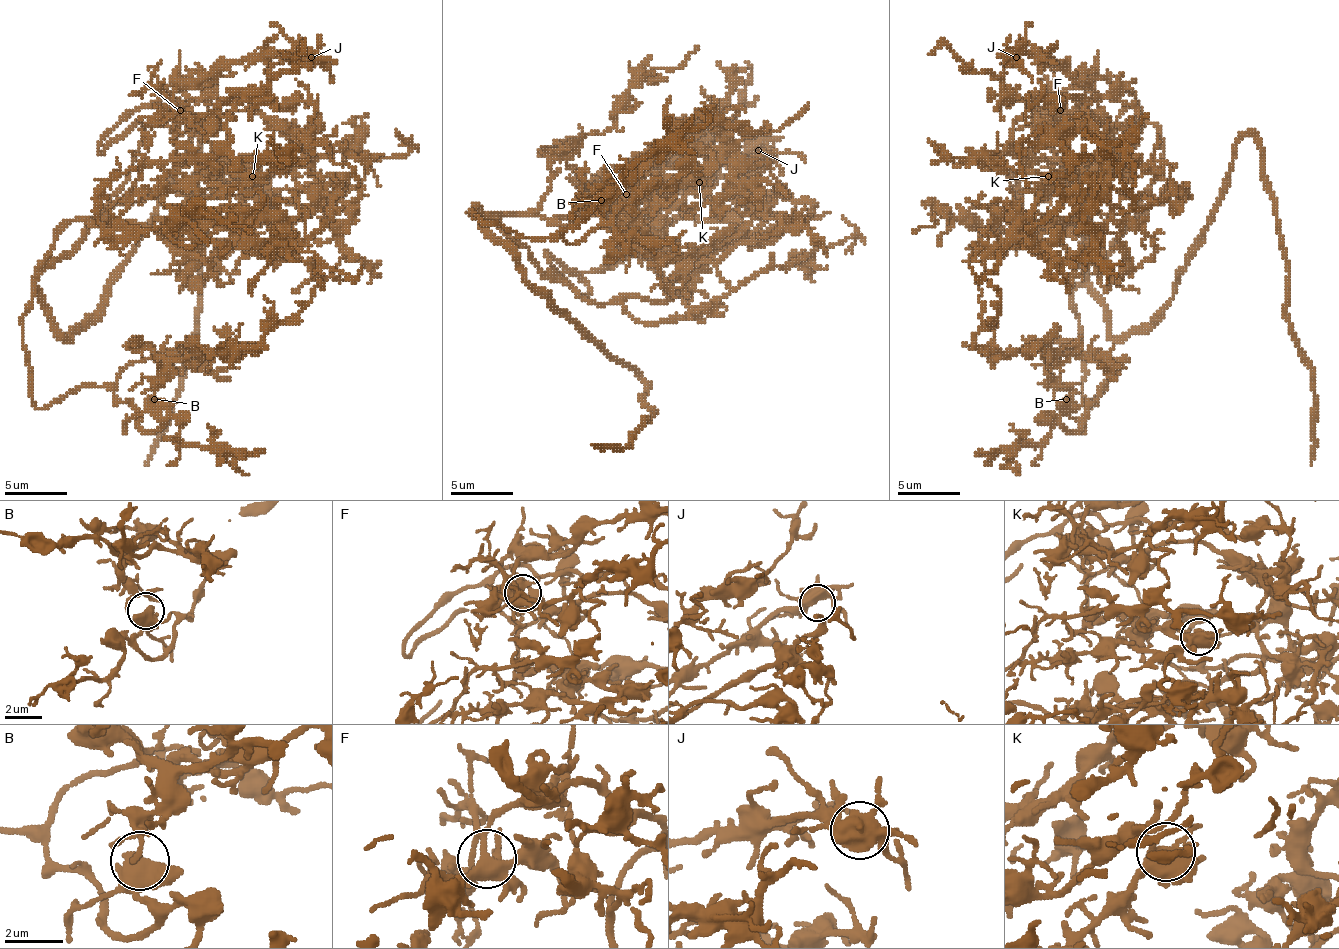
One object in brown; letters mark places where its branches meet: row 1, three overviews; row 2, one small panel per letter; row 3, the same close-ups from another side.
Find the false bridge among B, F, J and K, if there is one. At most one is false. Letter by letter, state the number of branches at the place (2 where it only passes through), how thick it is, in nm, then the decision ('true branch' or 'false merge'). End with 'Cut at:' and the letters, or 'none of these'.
B: branches 6; calibre 480 nm; true branch
F: branches 7; calibre 420 nm; true branch
J: branches 8; calibre 550 nm; true branch
K: branches 6; calibre 500 nm; true branch
Cut at: none of these

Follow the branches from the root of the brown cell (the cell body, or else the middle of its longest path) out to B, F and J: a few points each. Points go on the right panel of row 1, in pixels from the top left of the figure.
B: (1129, 330), (1113, 336), (1098, 299), (1073, 292), (1088, 409), (1104, 390), (1076, 430), (1060, 424), (1066, 399)
F: (1129, 330), (1110, 333), (1088, 283), (1085, 195), (1048, 142), (1060, 110)
J: (1129, 330), (1110, 333), (1088, 283), (1085, 195), (1048, 142), (1048, 117), (1076, 82), (1054, 60), (1016, 57)

